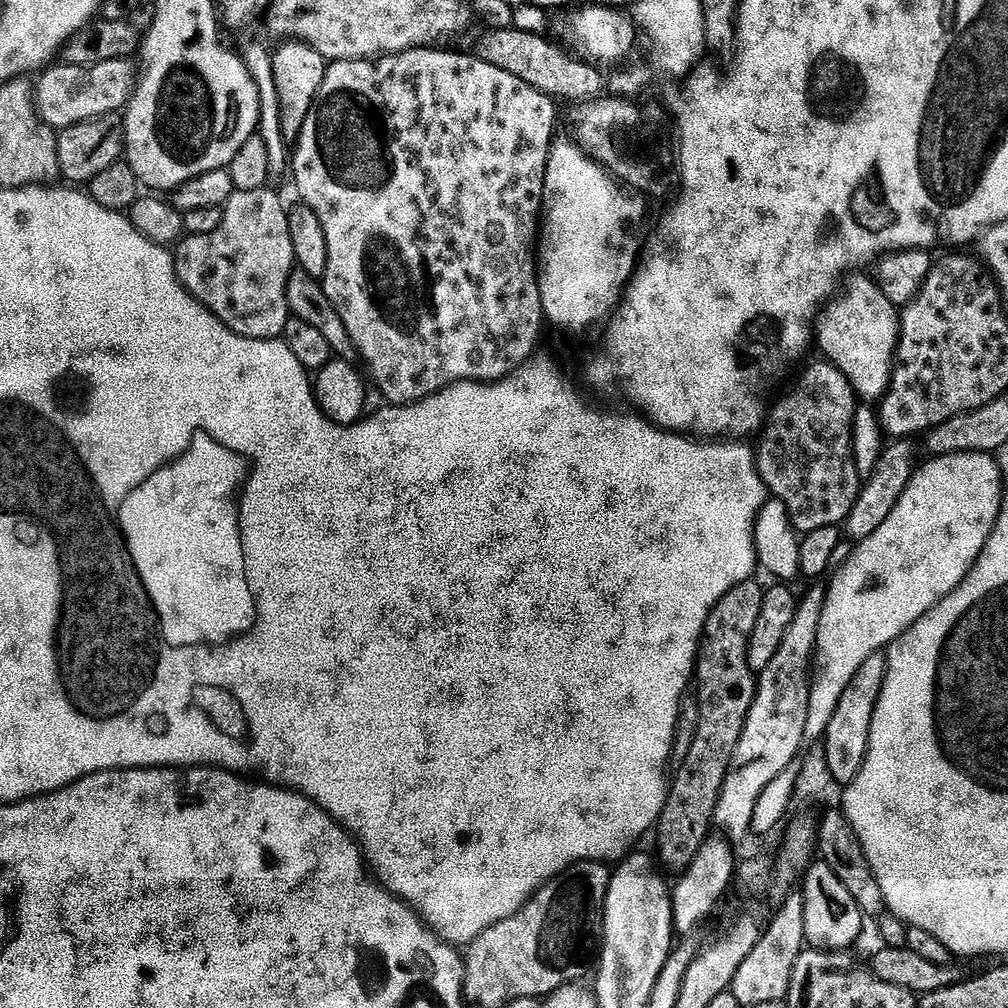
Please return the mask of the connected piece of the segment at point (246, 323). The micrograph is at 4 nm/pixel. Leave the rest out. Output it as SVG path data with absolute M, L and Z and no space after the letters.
M268 186L258 189L233 191L232 197L224 203L220 214L218 226L210 234L198 234L197 236L185 235L179 241L178 247L175 249L174 259L176 261L176 276L180 279L180 284L188 293L196 299L199 304L211 310L221 322L224 323L232 332L238 333L240 336L246 337L247 340L275 340L283 337L284 327L288 324L290 313L287 304L287 284L291 279L294 269L297 267L297 260L294 252L294 243L291 242L290 226L288 225L289 209L284 208L284 204L280 201L280 196L276 192L271 192Z

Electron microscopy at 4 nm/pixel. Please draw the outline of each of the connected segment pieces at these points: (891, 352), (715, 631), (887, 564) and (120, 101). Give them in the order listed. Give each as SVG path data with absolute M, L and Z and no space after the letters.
M864 274L853 275L856 277L849 282L841 300L833 299L823 309L824 317L822 312L819 317L820 329L815 329L814 336L818 341L818 348L820 344L830 363L842 370L842 374L846 374L853 393L861 401L879 402L883 400L888 384L892 381L896 343L900 341L901 313L886 298L875 279L867 280L860 275Z
M744 580L738 586L725 590L704 624L704 634L698 649L699 659L694 664L697 733L694 734L686 762L674 773L674 776L688 776L688 780L696 780L692 788L720 788L724 785L724 775L732 765L732 755L756 697L757 677L749 667L748 654L751 634L762 612L765 593L758 580Z
M955 452L953 456L937 456L929 461L929 464L915 469L889 517L869 537L859 541L855 545L856 553L836 573L831 573L832 581L824 592L814 667L808 686L808 717L804 735L809 741L819 741L823 737L830 726L830 718L834 718L834 710L838 708L843 691L850 686L850 678L858 674L858 666L862 666L866 658L895 644L967 578L1000 517L1000 504L1006 498L1006 480L1000 475L999 463L989 453Z
M127 59L98 62L94 65L76 65L67 62L57 63L39 73L34 84L34 103L40 119L51 125L54 130L69 128L71 124L80 124L83 120L99 120L111 117L111 112L119 113L127 105L130 93L134 88L134 72Z

